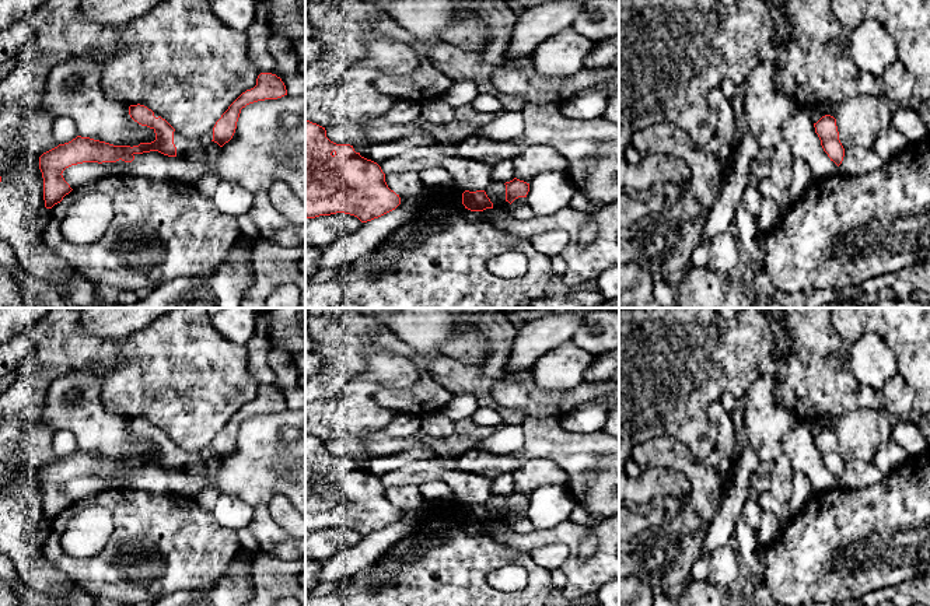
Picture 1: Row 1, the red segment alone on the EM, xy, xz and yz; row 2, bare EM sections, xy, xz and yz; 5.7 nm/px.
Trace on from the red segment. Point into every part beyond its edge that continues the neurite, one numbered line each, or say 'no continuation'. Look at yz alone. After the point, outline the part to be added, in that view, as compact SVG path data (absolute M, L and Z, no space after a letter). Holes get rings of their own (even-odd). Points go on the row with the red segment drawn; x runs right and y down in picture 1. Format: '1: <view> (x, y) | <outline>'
no continuation

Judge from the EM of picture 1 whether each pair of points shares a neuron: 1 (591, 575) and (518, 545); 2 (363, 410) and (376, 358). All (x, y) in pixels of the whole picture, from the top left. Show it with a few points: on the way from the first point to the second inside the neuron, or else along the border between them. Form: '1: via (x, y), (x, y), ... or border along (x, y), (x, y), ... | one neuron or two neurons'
1: via (573, 554), (573, 546), (563, 536), (539, 536) | one neuron
2: via (363, 398), (363, 388), (376, 375), (376, 371) | one neuron

